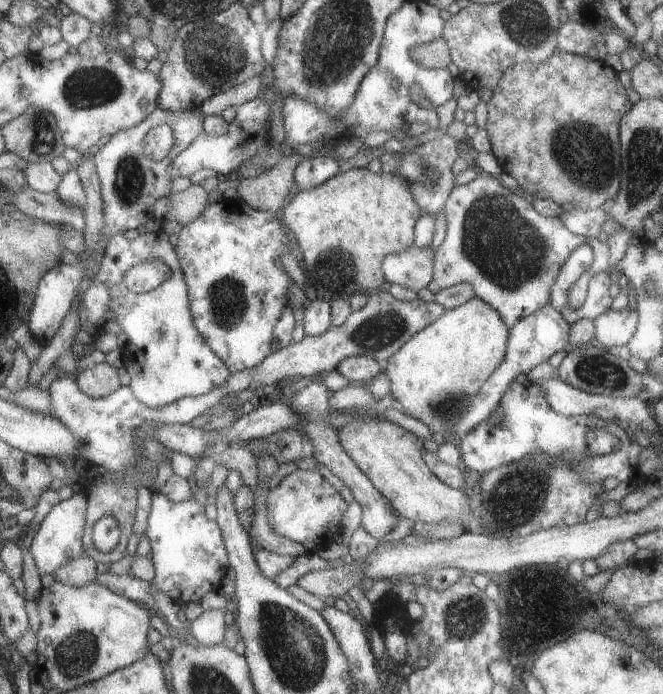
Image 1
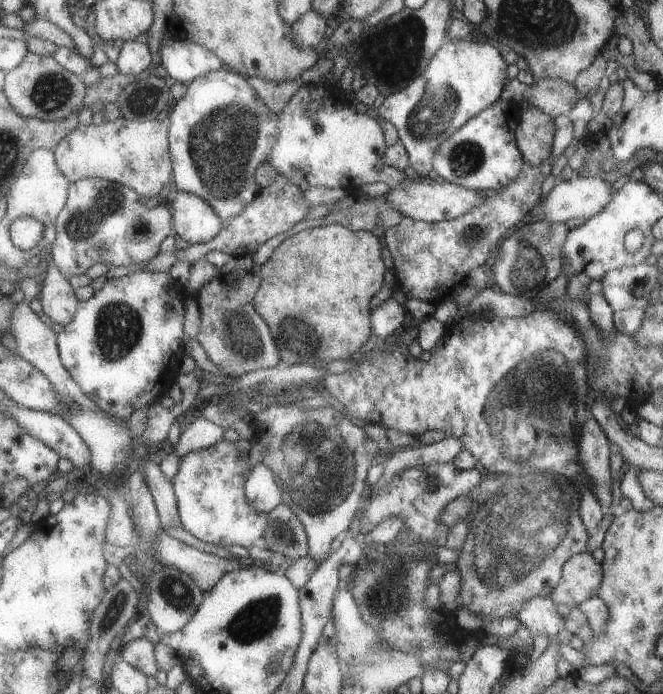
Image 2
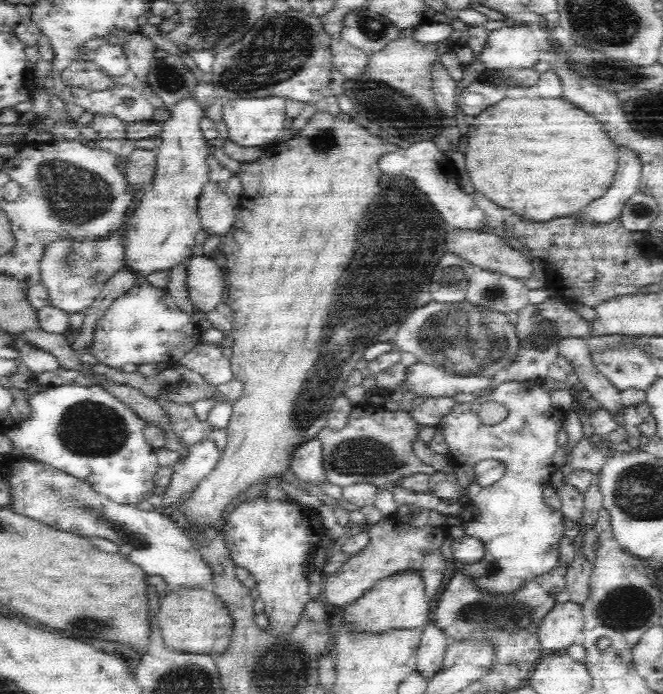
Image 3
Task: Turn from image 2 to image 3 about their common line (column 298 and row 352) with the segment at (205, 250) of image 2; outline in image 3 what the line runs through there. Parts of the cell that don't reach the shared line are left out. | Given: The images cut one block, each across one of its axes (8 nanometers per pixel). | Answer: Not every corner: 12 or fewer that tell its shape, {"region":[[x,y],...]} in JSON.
{"region":[[202,342],[174,364],[216,386],[234,380],[220,342]]}

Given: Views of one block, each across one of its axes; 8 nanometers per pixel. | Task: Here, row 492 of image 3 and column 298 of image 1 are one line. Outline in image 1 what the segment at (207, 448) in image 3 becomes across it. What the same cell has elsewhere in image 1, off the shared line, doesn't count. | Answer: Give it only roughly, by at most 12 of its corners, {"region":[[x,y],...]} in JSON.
{"region":[[307,158],[295,170],[299,192],[339,174],[343,160]]}

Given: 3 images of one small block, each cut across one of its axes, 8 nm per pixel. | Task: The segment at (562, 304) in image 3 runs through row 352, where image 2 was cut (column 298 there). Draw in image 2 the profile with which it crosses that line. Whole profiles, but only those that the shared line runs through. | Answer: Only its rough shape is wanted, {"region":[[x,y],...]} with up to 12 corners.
{"region":[[289,504],[269,514],[257,544],[287,560],[309,556],[303,520]]}

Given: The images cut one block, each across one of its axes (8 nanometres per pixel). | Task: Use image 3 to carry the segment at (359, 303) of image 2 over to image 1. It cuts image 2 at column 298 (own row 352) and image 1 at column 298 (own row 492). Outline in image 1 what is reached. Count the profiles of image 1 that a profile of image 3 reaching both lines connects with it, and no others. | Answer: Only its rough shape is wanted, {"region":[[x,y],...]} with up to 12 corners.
{"region":[[371,168],[295,194],[319,300],[373,294],[415,244],[411,182]]}

